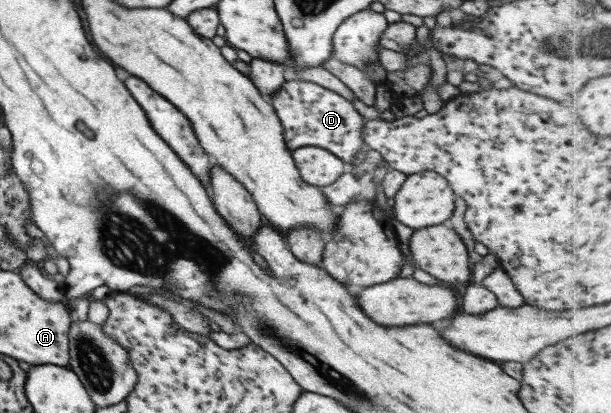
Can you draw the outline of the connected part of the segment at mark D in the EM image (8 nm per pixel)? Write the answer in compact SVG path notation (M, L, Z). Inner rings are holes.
M296 79L284 81L276 92L269 96L268 101L281 123L284 143L291 151L302 146L318 146L349 164L359 152L363 119L351 102L340 94L312 82Z

